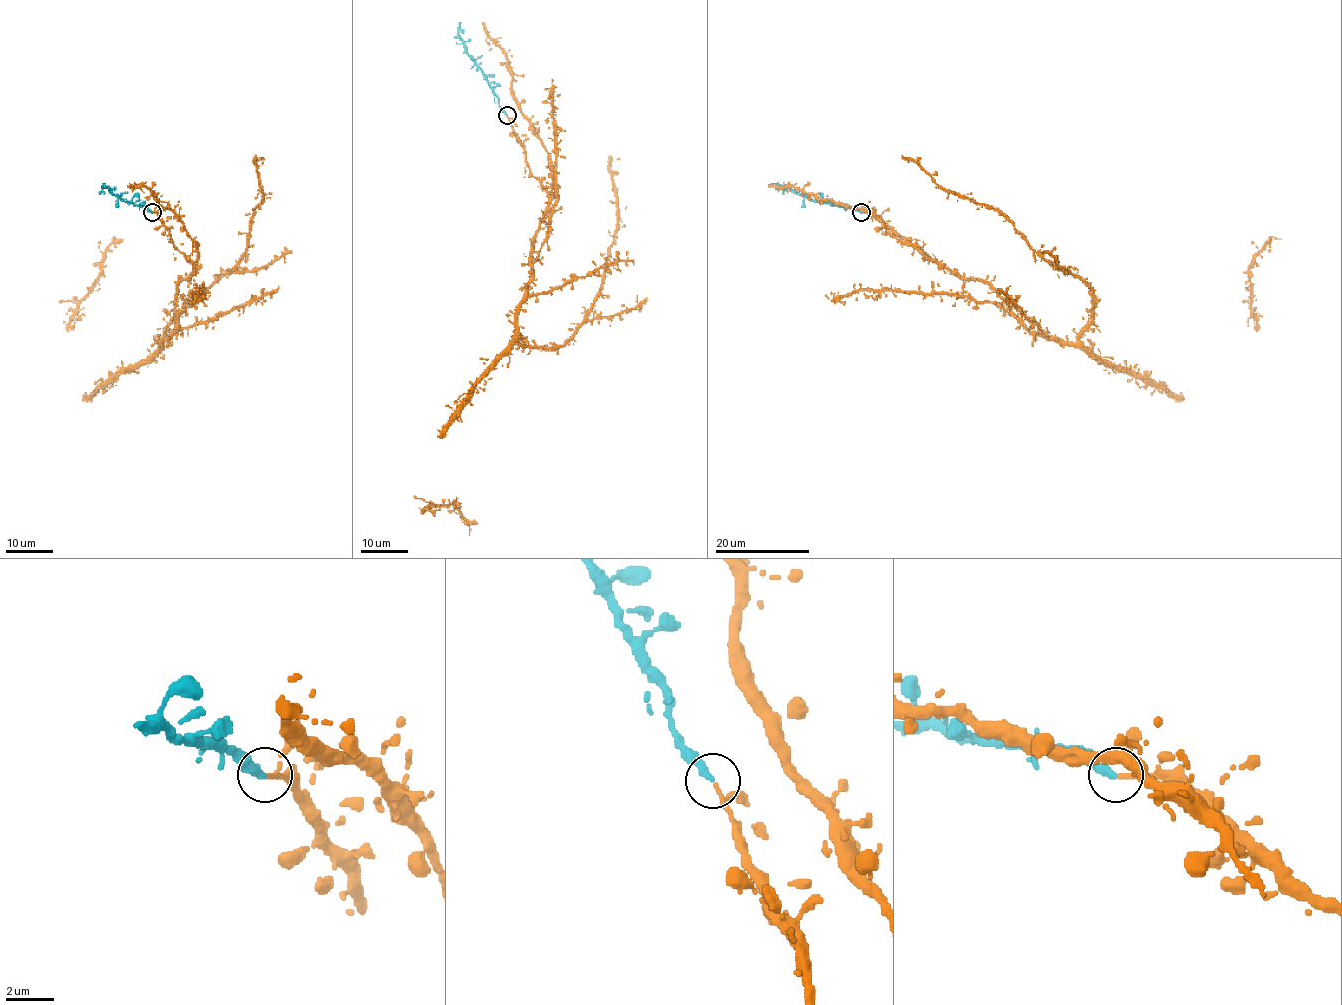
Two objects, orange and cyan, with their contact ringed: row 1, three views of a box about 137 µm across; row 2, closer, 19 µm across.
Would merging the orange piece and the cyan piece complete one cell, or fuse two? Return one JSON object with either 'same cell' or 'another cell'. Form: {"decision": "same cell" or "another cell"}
{"decision": "same cell"}

